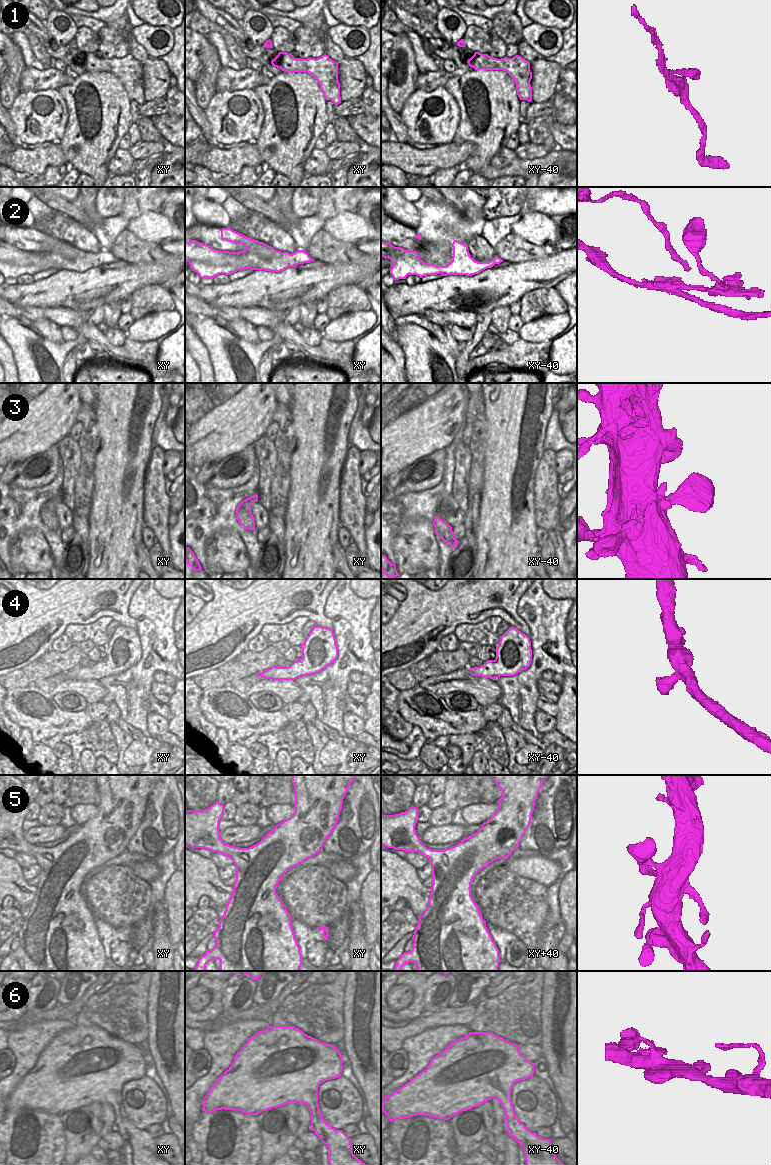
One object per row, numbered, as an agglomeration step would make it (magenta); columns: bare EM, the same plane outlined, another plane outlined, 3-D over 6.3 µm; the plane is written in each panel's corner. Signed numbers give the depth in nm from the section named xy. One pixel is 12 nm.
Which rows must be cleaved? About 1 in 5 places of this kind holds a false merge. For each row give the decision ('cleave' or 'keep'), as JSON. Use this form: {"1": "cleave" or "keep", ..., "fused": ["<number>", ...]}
{"1": "keep", "2": "cleave", "3": "keep", "4": "keep", "5": "keep", "6": "keep", "fused": ["2"]}

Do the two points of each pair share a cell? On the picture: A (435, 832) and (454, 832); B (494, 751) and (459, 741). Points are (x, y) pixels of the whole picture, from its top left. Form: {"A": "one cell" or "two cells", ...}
{"A": "one cell", "B": "one cell"}

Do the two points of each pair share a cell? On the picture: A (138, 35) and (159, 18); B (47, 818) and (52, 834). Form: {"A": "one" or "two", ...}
{"A": "two", "B": "two"}

